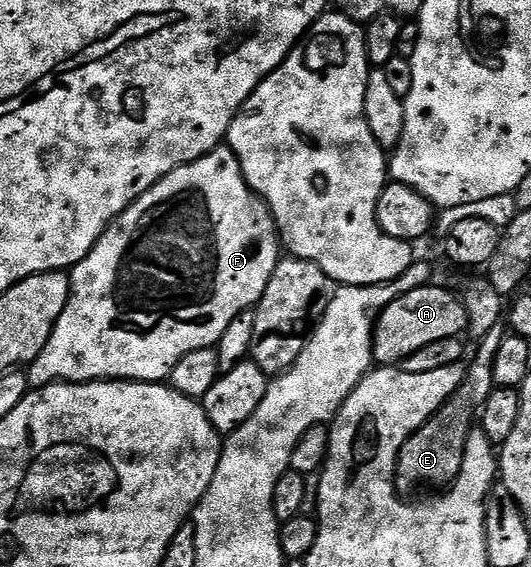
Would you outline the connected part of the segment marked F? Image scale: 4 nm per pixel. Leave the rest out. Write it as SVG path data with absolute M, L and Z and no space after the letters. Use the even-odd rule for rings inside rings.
M223 144L210 154L205 154L203 158L198 158L194 162L184 164L180 168L176 168L168 176L164 176L152 188L148 188L148 192L144 192L139 198L132 203L123 214L114 219L109 226L106 227L104 233L100 236L100 240L90 249L90 255L84 260L80 260L69 271L70 276L70 299L64 308L64 312L60 312L60 320L56 320L56 328L52 328L52 336L48 336L48 344L44 344L44 352L40 352L40 356L36 356L34 362L28 366L28 382L31 387L50 386L53 382L160 382L165 383L170 377L172 368L176 368L176 364L180 364L180 360L184 360L184 356L188 356L188 352L200 352L200 348L208 348L209 346L217 347L220 336L224 336L224 332L228 332L228 324L232 324L232 320L236 320L236 316L240 316L245 312L258 305L258 301L264 296L264 288L268 288L268 280L272 280L272 272L276 268L276 264L280 261L280 239L278 236L278 228L274 224L274 217L270 214L265 202L251 190L250 185L246 183L246 177L242 175L242 169L236 157L230 150L229 145Z

